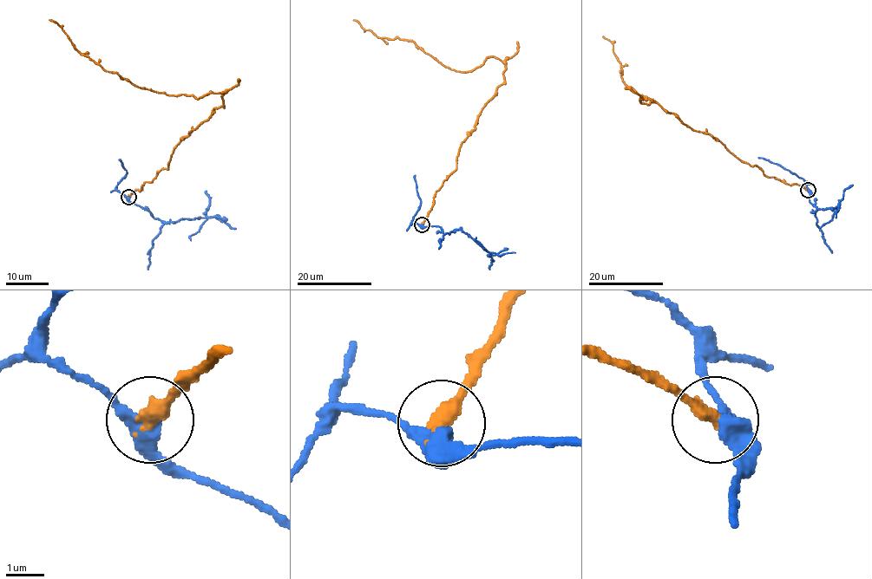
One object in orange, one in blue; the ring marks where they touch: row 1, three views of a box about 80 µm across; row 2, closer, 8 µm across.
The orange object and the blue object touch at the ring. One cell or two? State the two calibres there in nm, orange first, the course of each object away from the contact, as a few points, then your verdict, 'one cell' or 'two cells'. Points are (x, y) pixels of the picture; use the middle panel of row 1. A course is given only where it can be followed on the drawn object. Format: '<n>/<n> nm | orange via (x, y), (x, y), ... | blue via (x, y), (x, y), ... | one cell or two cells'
400/400 nm | orange via (422, 224), (505, 64), (488, 57), (455, 71), (353, 20) | blue via (422, 224), (424, 227), (438, 225), (445, 233), (462, 230), (489, 254), (492, 259), (489, 269) | two cells

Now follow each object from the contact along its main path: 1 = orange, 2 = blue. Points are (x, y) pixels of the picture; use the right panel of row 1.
1: (807, 190), (766, 176), (711, 135), (640, 100), (655, 101), (622, 81), (603, 35)
2: (807, 190), (809, 201), (816, 208), (814, 212), (822, 208), (837, 209), (843, 191), (853, 185)

